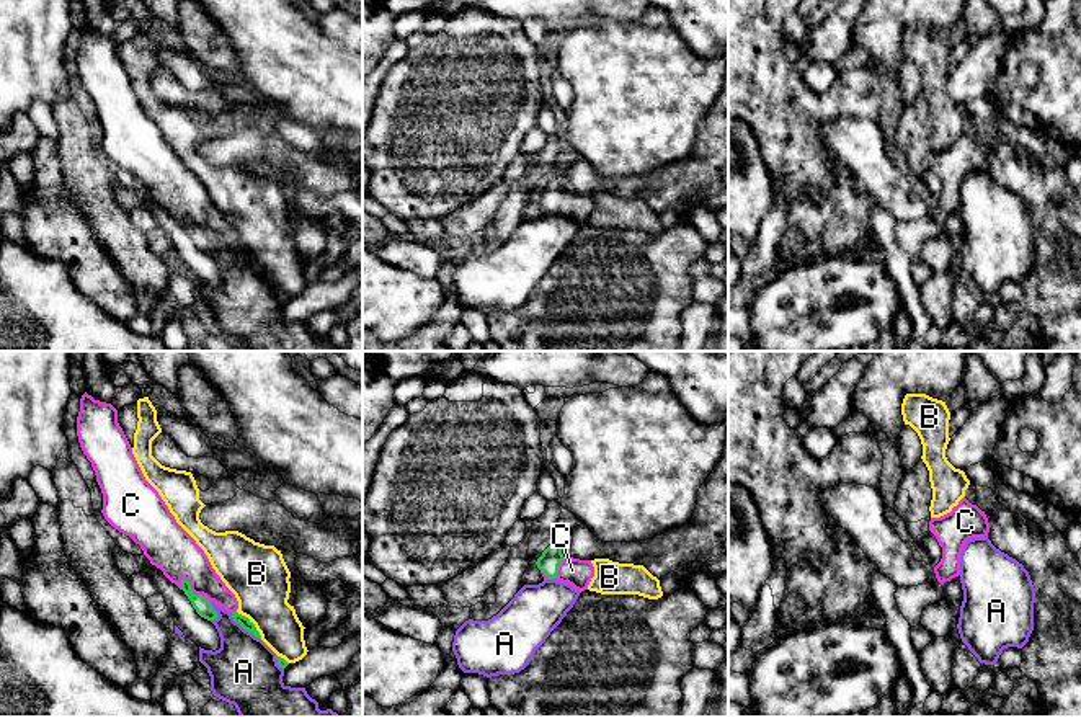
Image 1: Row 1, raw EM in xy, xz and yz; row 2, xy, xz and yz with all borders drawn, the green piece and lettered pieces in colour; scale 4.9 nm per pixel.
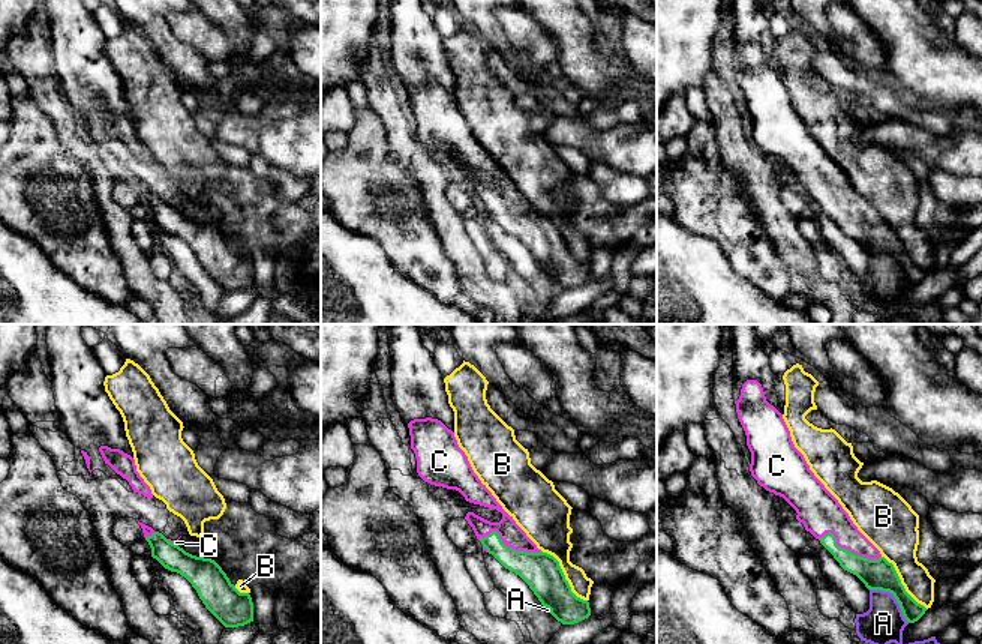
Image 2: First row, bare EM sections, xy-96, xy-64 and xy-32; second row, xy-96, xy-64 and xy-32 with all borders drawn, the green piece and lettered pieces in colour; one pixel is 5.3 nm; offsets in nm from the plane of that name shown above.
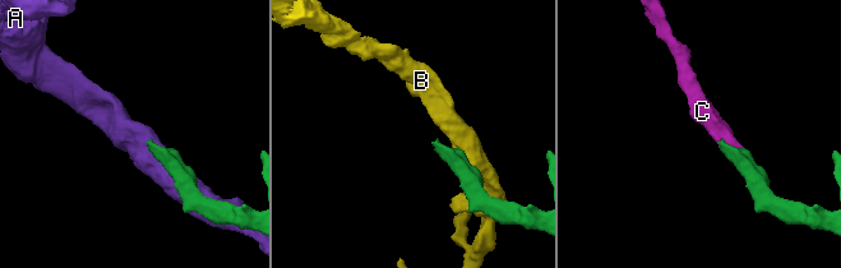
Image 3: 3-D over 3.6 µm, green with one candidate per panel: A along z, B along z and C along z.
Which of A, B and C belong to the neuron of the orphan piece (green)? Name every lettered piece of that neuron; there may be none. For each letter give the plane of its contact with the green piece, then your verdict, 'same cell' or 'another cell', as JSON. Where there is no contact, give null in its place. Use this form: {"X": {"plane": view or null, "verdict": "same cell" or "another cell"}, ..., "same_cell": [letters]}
{"A": {"plane": "xy", "verdict": "another cell"}, "B": {"plane": "xy", "verdict": "another cell"}, "C": {"plane": "xy", "verdict": "same cell"}, "same_cell": ["C"]}

